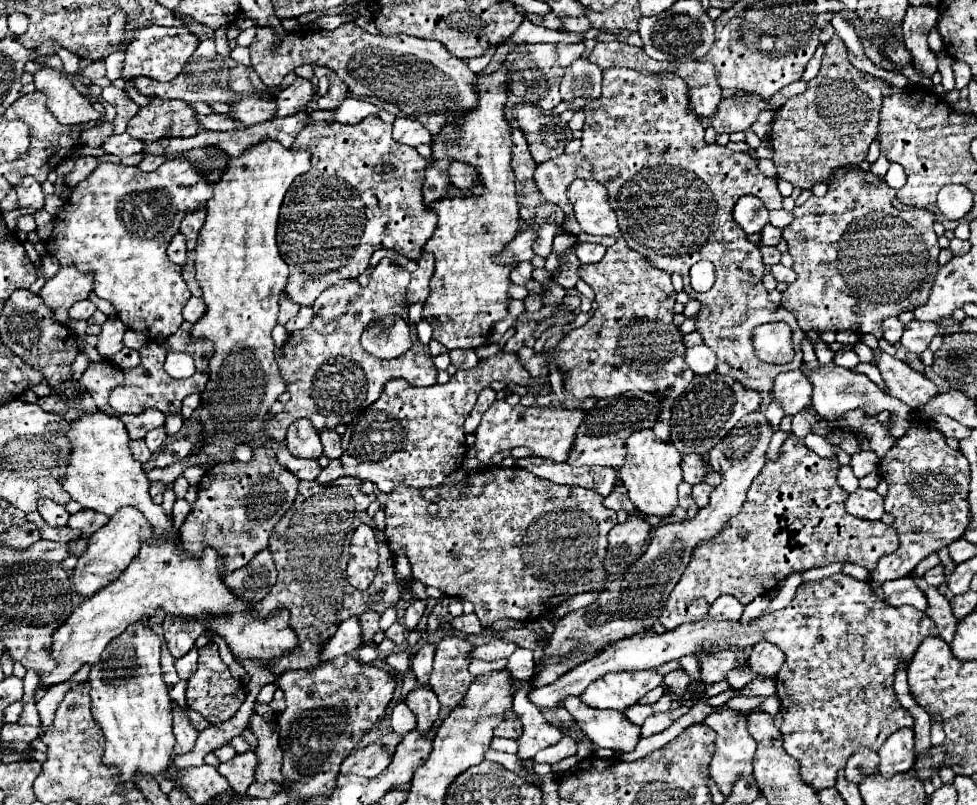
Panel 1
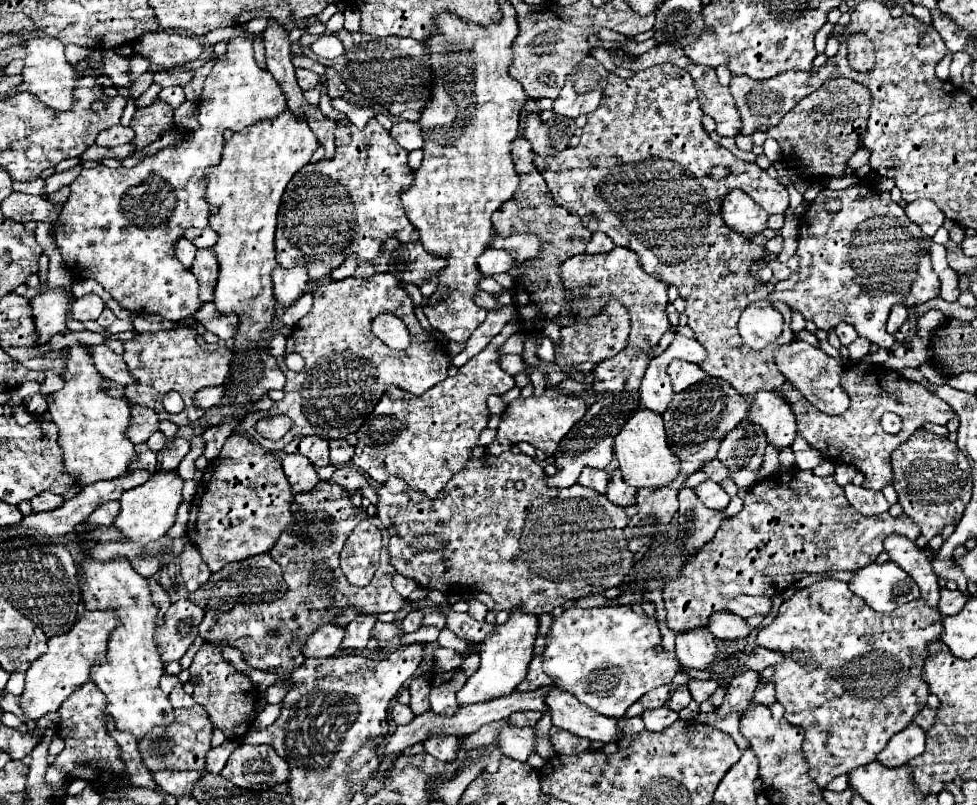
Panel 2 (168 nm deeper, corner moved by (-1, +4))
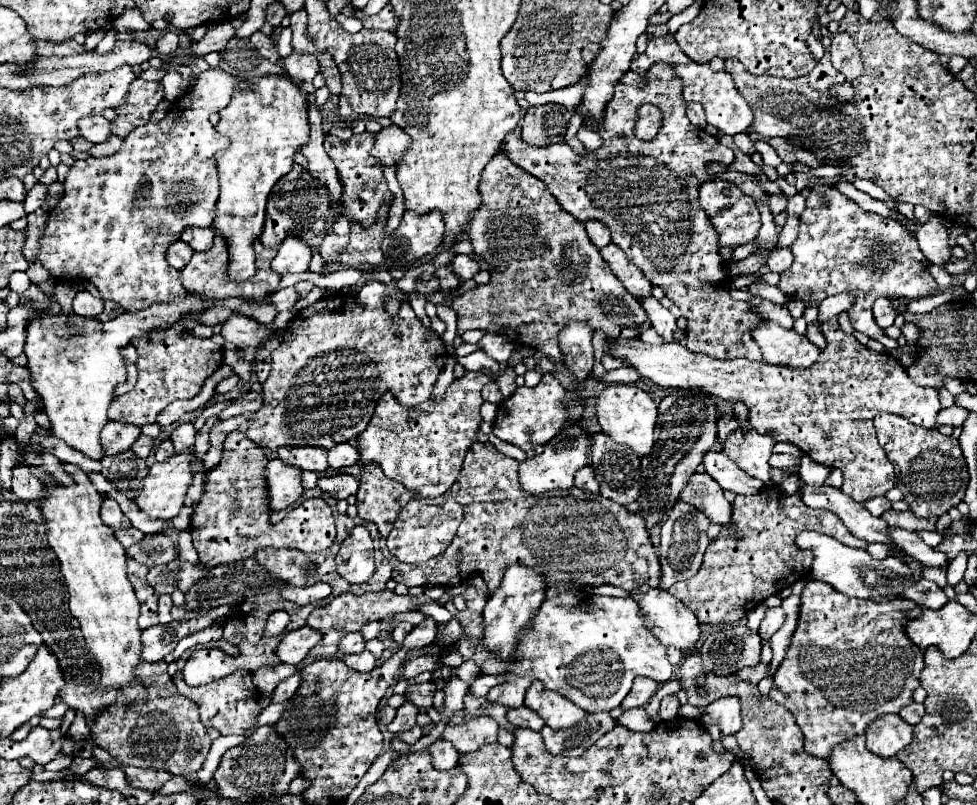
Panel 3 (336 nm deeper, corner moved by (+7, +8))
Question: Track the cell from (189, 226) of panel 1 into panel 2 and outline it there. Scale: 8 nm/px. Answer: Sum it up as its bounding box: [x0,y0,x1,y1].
[185,229,217,249]

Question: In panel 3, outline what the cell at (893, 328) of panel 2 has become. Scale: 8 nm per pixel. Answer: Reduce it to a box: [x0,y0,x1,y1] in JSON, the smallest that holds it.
[873,297,897,329]

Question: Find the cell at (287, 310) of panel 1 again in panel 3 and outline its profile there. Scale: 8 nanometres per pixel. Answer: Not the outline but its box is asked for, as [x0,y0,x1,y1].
[271,237,311,275]

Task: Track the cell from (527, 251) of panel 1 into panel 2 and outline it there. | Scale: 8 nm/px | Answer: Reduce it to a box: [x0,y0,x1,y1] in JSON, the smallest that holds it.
[477,249,513,277]

